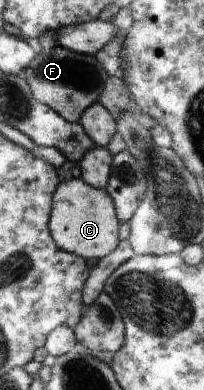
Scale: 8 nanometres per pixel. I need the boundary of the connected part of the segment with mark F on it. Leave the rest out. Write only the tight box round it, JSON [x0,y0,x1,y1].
[22,30,109,123]

